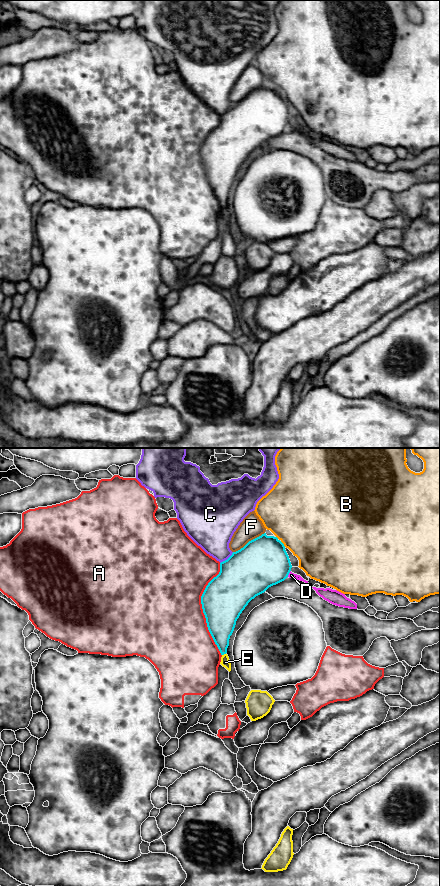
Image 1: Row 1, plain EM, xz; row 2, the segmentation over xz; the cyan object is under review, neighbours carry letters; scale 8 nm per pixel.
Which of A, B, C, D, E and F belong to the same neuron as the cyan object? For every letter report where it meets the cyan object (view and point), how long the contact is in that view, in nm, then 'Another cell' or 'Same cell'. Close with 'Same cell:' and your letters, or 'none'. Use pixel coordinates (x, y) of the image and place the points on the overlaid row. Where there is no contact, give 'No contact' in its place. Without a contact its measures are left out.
A: Touches cyan at xz (202, 608). Shared border 750 nm. Another cell
B: Touches cyan at xz (280, 541). Shared border 120 nm. Another cell
C: Touches cyan at xz (227, 559). Shared border 140 nm. Another cell
D: Touches cyan at xz (289, 572). Shared border 60 nm. Another cell
E: Touches cyan at xz (223, 654). Shared border 40 nm. Another cell
F: Touches cyan at xz (249, 541). Shared border 300 nm. Another cell
Same cell: none

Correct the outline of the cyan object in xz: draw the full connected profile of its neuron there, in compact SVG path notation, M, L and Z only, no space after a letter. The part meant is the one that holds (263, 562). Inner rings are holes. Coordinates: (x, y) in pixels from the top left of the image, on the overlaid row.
M266 533L249 541L220 563L220 572L206 586L201 596L201 604L208 630L221 655L227 653L236 621L248 603L269 587L284 581L291 568L284 544L277 537L267 536Z

